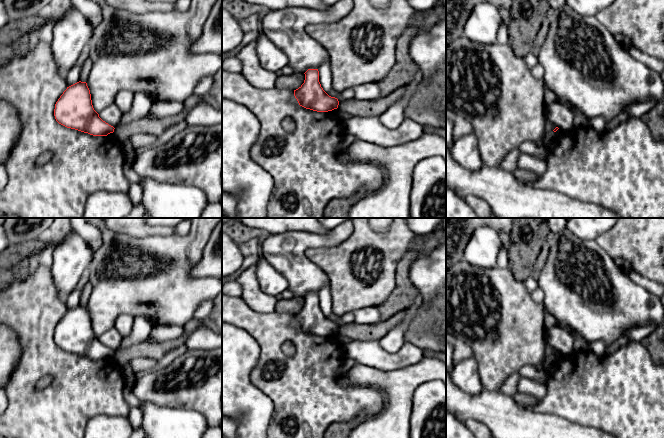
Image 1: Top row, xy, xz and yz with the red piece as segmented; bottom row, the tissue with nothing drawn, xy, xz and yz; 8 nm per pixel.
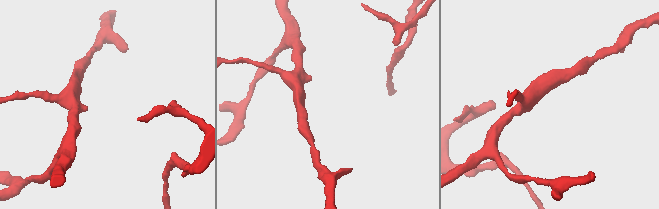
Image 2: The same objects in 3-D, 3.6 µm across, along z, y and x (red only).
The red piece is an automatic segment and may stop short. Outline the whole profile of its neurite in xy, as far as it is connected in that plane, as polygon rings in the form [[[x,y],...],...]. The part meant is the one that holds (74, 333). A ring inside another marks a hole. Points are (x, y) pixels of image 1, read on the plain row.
[[[86,306],[67,311],[55,328],[54,340],[59,348],[93,360],[107,360],[115,353],[94,334]]]

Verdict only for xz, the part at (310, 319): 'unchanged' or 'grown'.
unchanged

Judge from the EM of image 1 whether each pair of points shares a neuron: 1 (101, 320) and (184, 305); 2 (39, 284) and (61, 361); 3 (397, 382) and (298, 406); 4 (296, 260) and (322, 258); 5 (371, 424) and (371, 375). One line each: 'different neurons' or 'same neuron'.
1: same neuron
2: same neuron
3: different neurons
4: different neurons
5: same neuron

